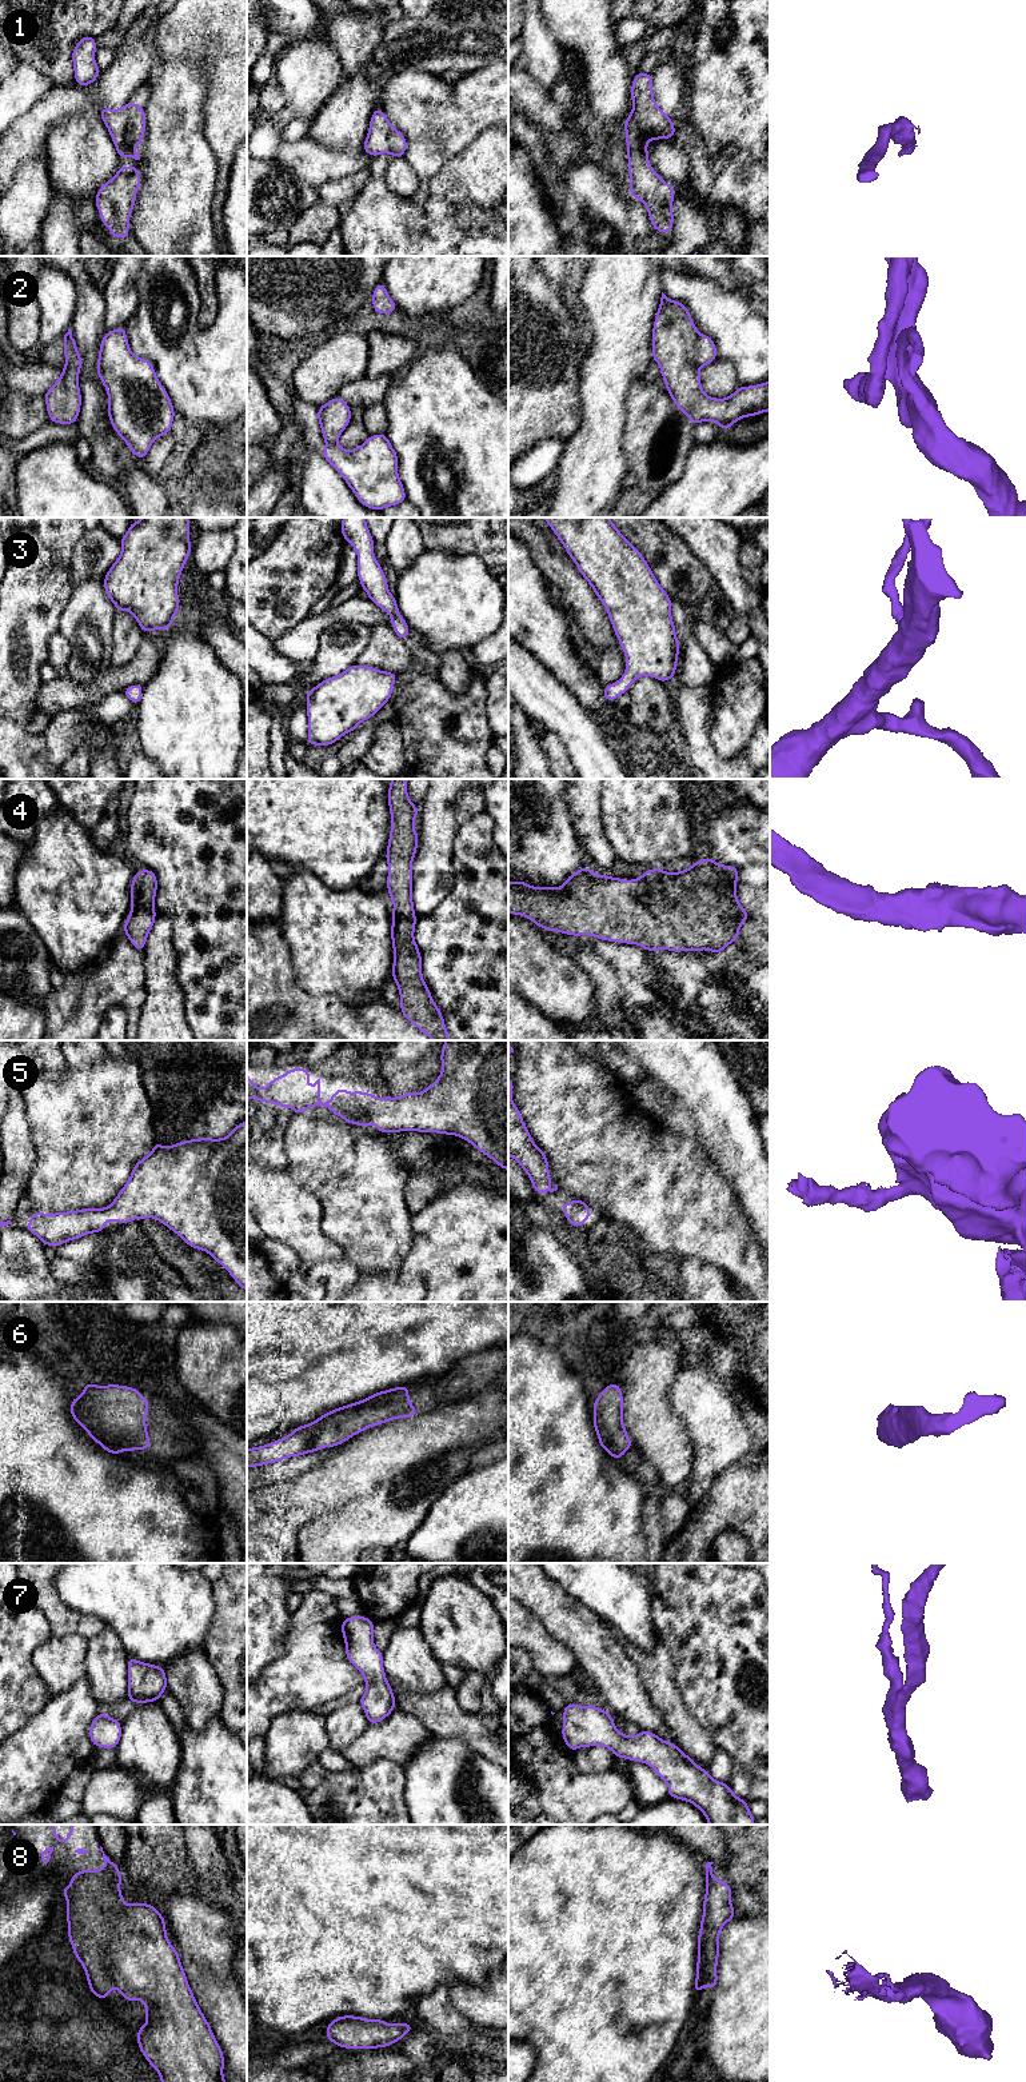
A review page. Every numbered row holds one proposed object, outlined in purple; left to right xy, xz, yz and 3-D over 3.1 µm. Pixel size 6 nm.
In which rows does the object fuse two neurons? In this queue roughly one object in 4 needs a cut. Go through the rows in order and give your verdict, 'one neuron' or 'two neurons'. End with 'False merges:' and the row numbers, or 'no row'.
1: one neuron
2: two neurons
3: one neuron
4: one neuron
5: one neuron
6: one neuron
7: one neuron
8: one neuron
False merges: 2

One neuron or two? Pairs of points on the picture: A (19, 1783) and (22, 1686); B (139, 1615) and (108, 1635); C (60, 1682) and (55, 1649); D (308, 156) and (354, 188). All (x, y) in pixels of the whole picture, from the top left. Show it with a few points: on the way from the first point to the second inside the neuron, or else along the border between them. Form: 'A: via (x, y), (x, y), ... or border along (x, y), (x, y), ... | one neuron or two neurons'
A: border along (43, 1707), (14, 1734) | two neurons
B: border along (106, 1625), (116, 1634), (128, 1657) | two neurons
C: via (60, 1674), (59, 1657) | one neuron
D: border along (343, 178), (335, 182), (324, 182), (316, 188) | two neurons

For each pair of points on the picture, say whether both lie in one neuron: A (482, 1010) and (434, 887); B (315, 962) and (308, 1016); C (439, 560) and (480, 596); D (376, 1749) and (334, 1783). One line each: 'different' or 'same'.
A: different
B: different
C: same
D: different

